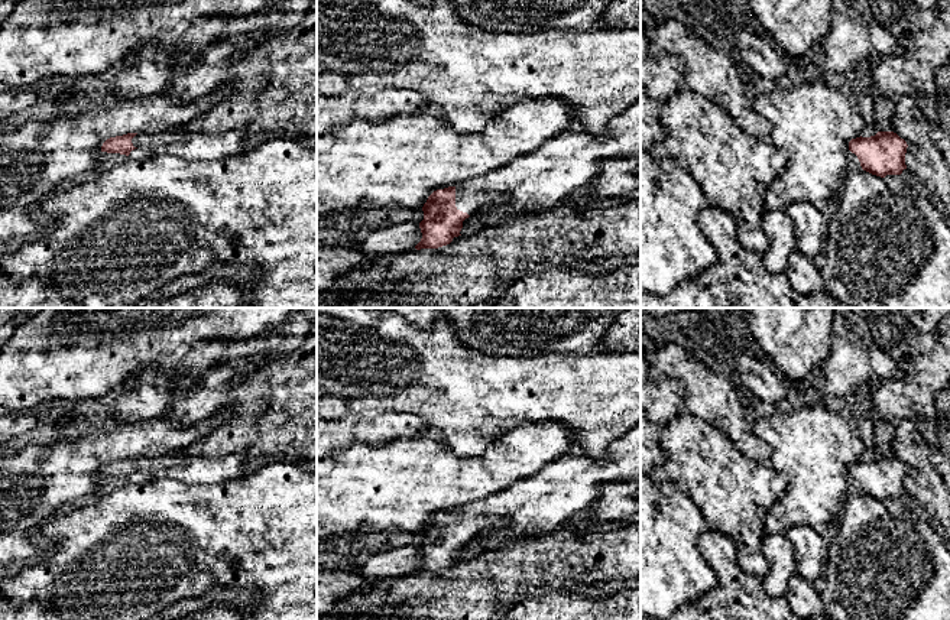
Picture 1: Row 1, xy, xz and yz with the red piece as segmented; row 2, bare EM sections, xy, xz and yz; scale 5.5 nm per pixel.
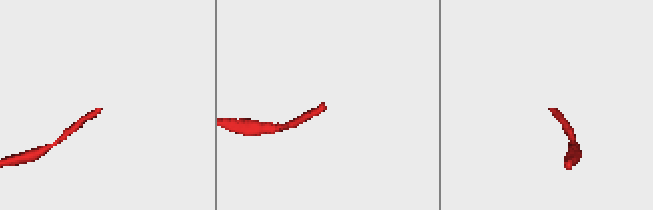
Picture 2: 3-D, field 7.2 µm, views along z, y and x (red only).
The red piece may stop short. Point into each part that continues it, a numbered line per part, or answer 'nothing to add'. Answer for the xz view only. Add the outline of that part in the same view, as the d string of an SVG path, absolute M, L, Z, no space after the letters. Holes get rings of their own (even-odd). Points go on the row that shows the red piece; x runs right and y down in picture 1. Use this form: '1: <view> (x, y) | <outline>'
1: xz (542, 178) | M641 98L632 103L603 134L591 134L581 129L551 137L536 150L518 156L489 173L455 186L455 207L470 217L463 221L461 236L468 236L480 227L497 225L502 221L496 207L506 205L512 214L532 214L554 208L574 189L590 185L600 171L600 163L609 159L630 156L641 150Z

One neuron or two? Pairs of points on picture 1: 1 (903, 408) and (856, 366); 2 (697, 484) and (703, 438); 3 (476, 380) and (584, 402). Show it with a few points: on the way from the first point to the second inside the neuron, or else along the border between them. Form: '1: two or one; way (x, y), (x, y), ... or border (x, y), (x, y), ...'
1: two; border (900, 362), (903, 376), (900, 379), (881, 380)
2: one; way (703, 473), (703, 450)
3: one; way (503, 385), (514, 385), (516, 388), (557, 388)

